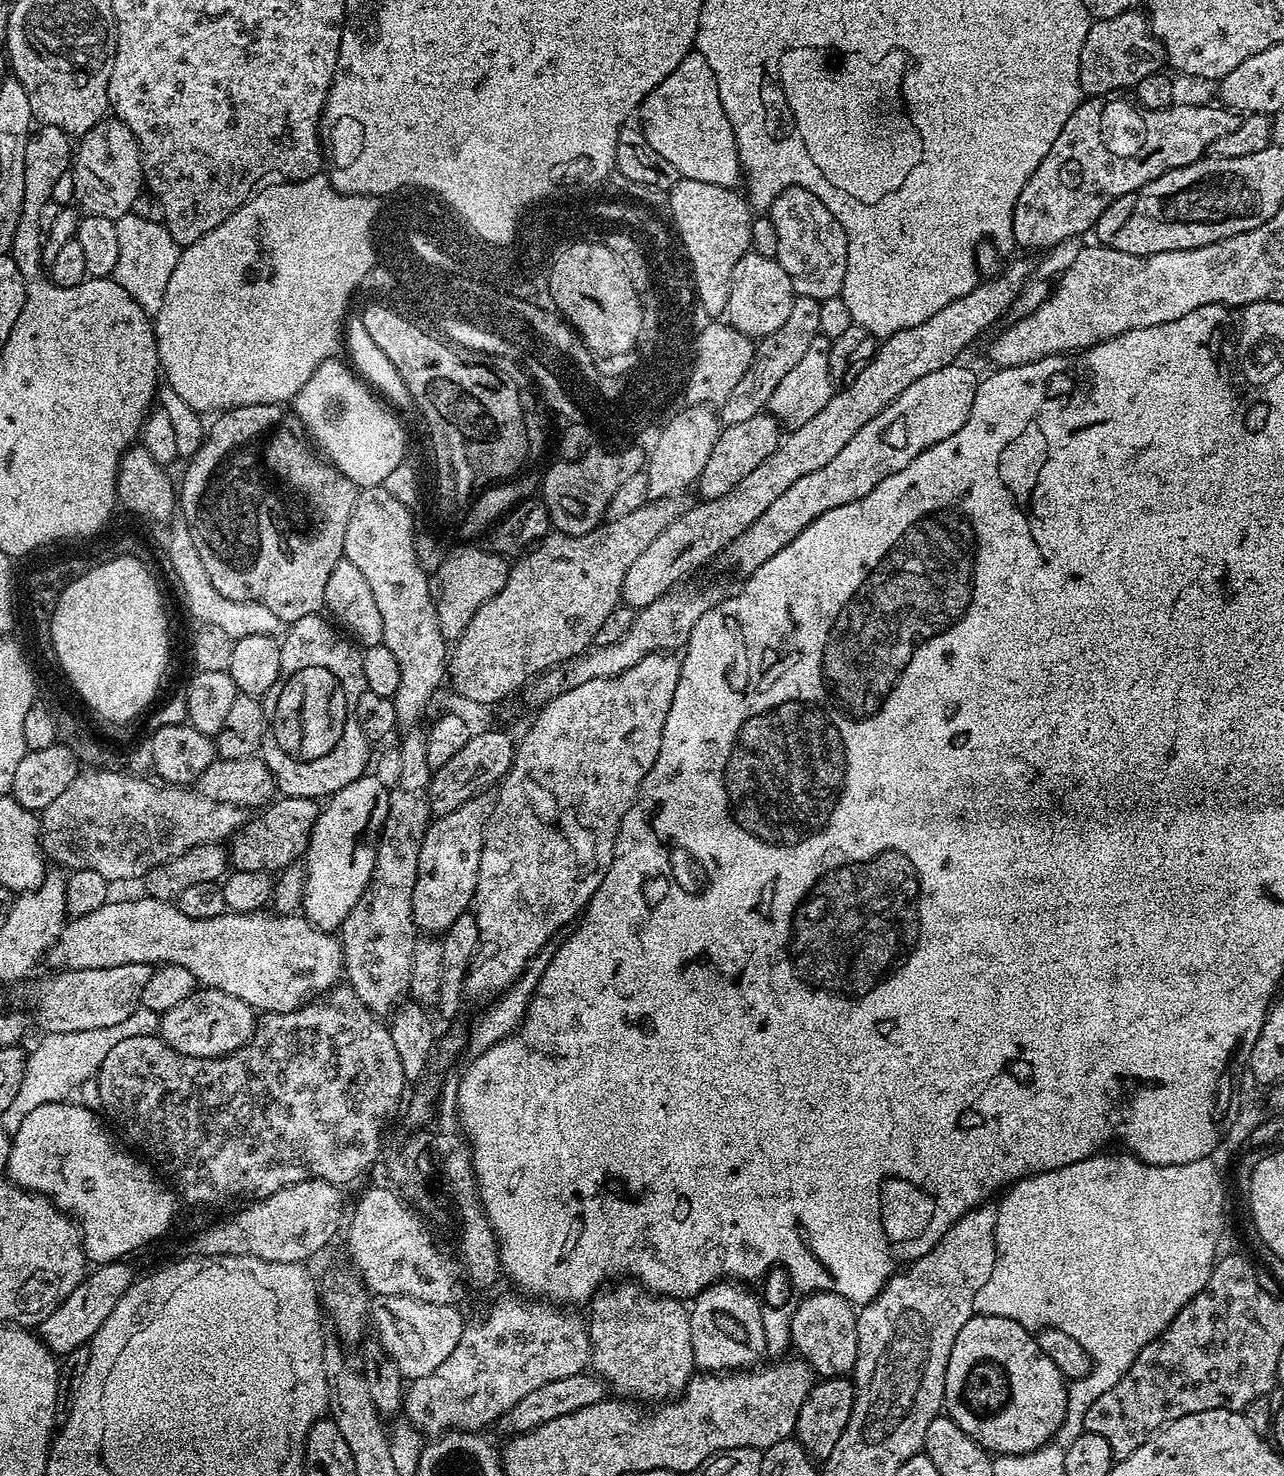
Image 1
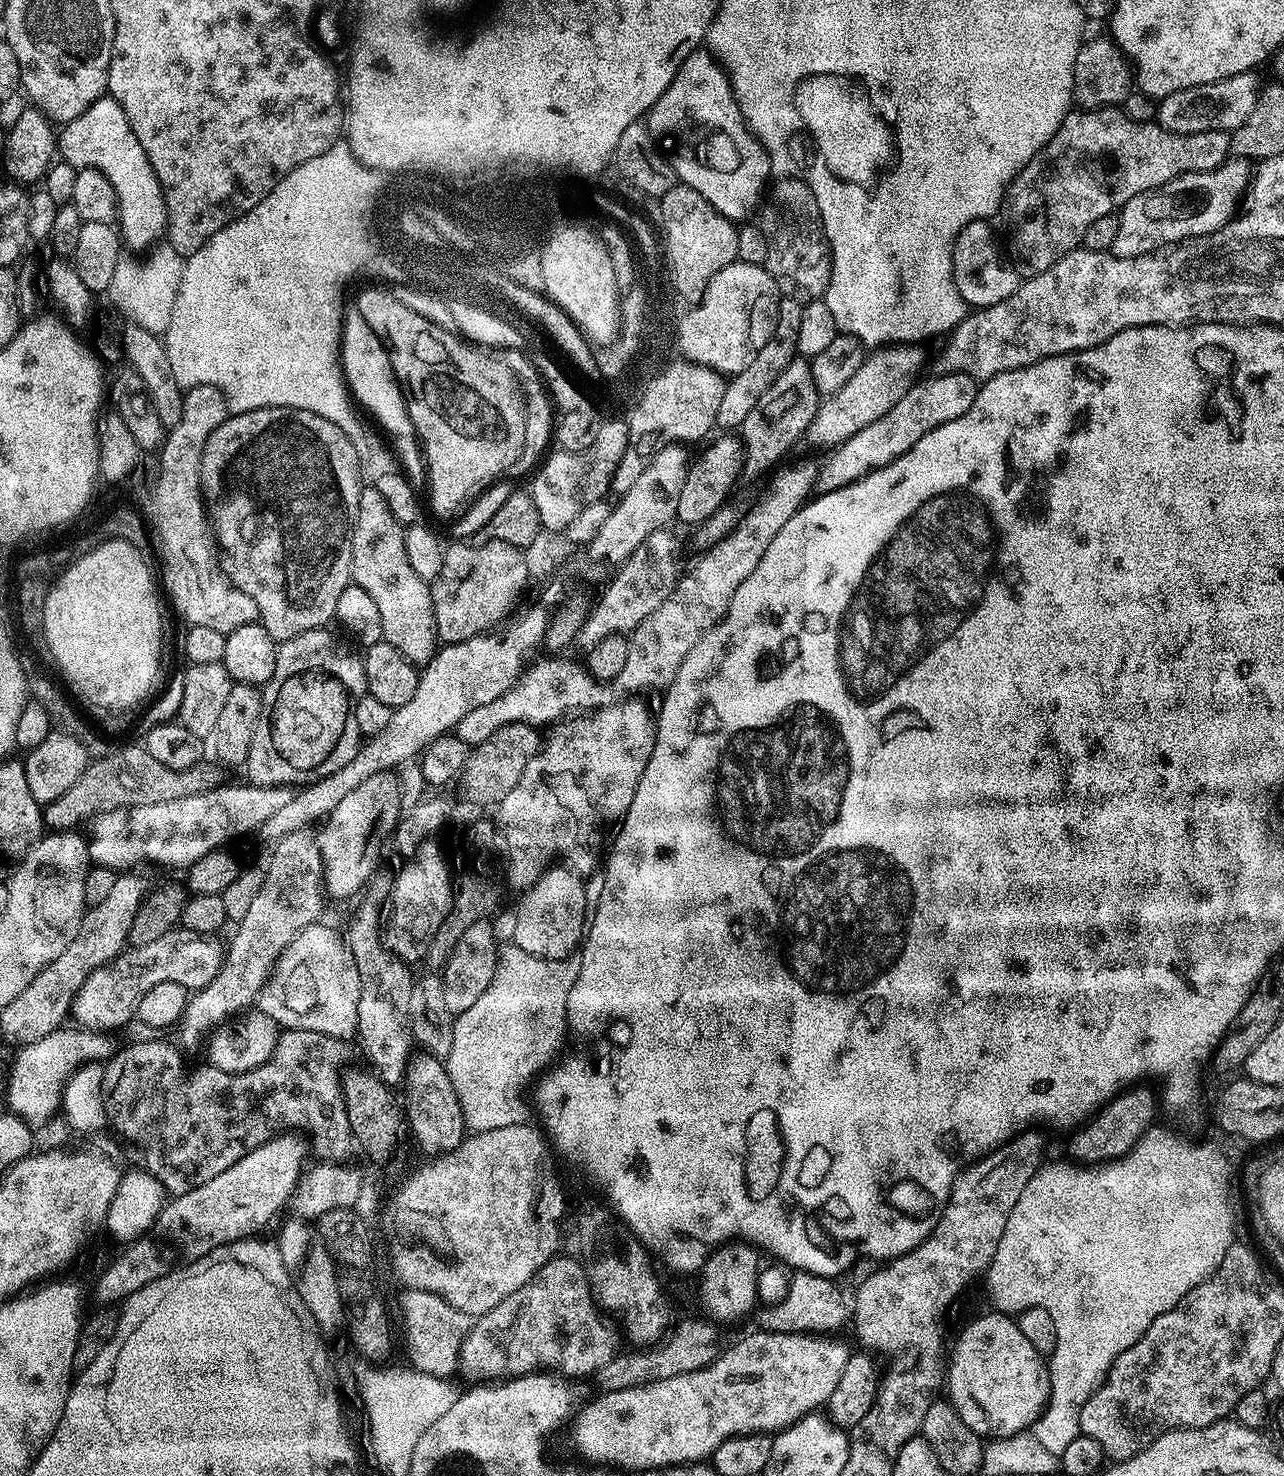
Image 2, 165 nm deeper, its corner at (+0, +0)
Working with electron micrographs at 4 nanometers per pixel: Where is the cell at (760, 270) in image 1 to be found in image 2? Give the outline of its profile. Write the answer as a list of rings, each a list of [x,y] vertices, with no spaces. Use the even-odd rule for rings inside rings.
[[[728,264],[706,286],[704,296],[699,303],[680,317],[678,331],[678,352],[685,360],[711,369],[719,374],[735,374],[746,370],[750,362],[766,346],[776,329],[776,315],[780,313],[780,291],[776,288],[774,278],[767,267],[758,264]]]

